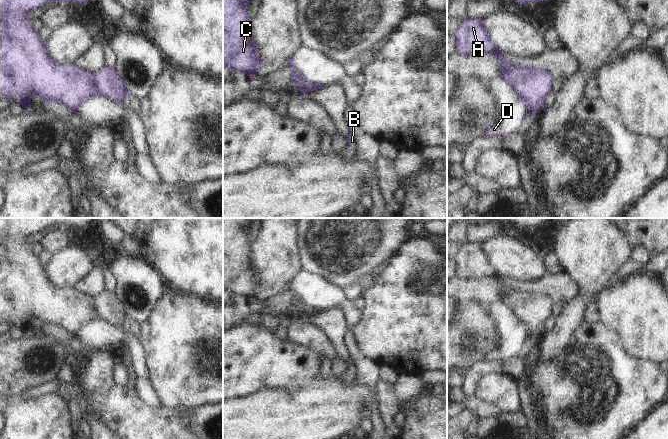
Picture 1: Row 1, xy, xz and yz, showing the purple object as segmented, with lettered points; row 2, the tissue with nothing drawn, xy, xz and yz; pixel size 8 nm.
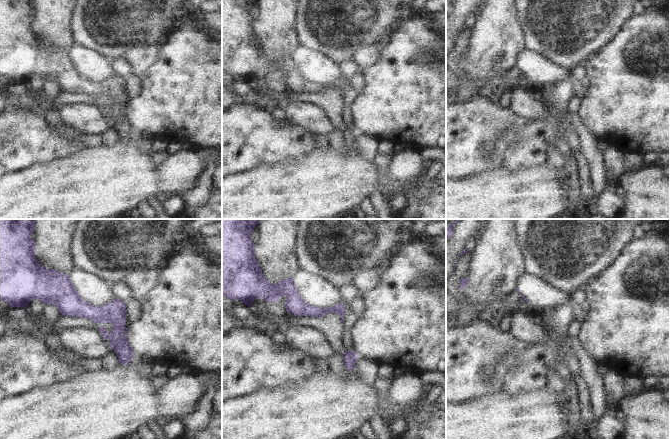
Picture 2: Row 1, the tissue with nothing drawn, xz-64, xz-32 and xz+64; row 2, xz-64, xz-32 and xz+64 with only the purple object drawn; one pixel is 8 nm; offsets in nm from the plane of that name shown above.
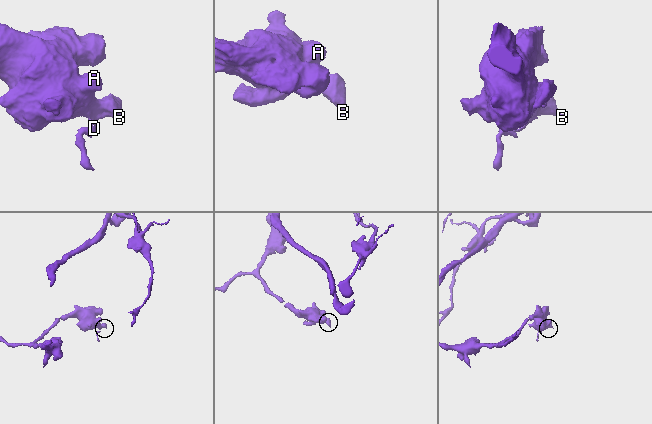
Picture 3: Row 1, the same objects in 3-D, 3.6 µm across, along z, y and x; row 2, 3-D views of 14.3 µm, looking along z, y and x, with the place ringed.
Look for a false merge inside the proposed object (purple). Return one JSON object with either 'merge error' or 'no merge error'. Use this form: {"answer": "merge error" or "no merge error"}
{"answer": "merge error"}

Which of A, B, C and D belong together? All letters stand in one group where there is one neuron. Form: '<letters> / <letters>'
A B C / D

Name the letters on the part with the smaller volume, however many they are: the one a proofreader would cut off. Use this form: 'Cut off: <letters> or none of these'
Cut off: D.

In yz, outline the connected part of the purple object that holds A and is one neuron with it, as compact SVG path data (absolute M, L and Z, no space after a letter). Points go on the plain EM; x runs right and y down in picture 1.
M467 242L453 257L458 278L494 280L499 285L499 302L511 310L532 337L546 333L544 325L555 304L549 296L512 287L489 262L483 244Z

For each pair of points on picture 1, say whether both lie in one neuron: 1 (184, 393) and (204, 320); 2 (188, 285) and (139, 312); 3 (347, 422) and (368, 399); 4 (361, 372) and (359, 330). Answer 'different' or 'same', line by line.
1: same
2: different
3: same
4: different

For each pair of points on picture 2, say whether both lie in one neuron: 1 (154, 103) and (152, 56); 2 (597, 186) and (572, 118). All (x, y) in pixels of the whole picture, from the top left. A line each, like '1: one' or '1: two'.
1: two
2: one

